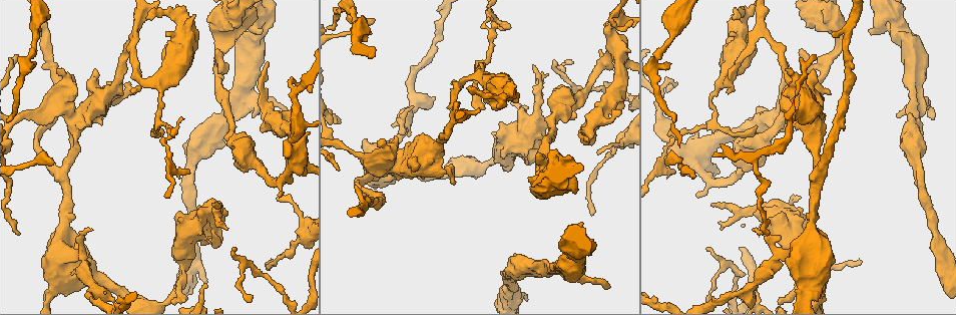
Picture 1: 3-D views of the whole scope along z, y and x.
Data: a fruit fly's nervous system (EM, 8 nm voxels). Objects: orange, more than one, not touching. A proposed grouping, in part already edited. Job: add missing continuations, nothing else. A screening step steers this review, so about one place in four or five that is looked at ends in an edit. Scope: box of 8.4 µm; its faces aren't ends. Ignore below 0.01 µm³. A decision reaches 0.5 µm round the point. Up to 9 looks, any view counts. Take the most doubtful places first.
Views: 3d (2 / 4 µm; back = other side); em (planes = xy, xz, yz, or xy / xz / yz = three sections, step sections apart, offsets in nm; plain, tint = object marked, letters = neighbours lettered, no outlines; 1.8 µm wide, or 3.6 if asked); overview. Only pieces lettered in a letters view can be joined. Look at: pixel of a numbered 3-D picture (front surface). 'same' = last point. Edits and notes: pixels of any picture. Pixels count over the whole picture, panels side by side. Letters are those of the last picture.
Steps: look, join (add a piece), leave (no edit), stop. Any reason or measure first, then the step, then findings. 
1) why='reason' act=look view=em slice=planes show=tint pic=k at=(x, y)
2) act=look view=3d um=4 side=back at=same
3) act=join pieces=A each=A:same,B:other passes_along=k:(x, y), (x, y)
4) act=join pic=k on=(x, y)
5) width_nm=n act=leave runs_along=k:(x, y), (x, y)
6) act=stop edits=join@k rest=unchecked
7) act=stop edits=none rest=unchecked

why='thick turns thin' act=look view=3d um=4 pic=1 at=(507, 94)

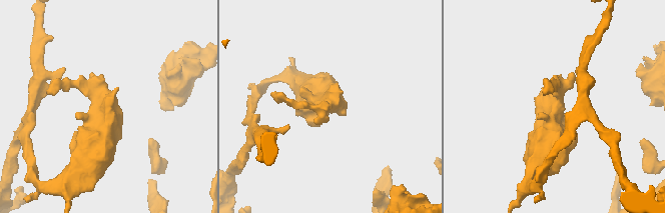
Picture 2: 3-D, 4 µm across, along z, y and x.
act=look view=em um=3.6 slice=planes show=letters pic=2 at=(330, 103)

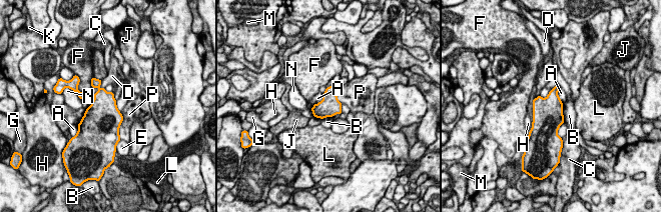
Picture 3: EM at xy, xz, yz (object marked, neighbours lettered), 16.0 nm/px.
width_nm=320 longest_contact=P:400nm act=leave each=A:other,B:other,C:other,D:other,E:other,F:other,G:other,H:other,J:other,K:other,L:other,M:other,N:other,P:other found='no lettered piece goes on from it'

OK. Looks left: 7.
why='branch stops here' act=look view=3d um=2 pic=1 at=(870, 28)

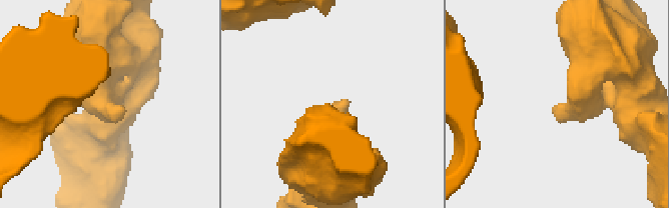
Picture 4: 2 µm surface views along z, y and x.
why='shape alone is not enough' act=look view=em slice=planes show=letters pic=4 at=(347, 104)

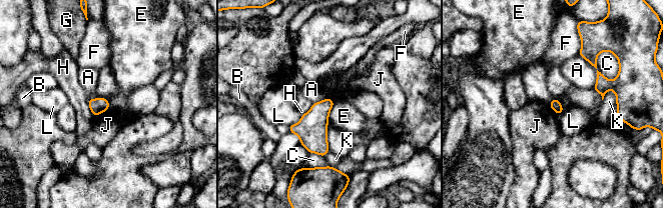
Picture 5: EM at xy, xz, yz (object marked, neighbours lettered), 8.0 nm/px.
act=leave each=A:other,B:other,C:other,E:other,F:other,G:other,H:other,J:other,K:other,L:other border=5:(335, 101), (327, 121) found='no lettered piece goes on from it'

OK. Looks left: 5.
why='branch point' act=look view=em slice=yz step=8 show=tint pic=1 at=(477, 67)

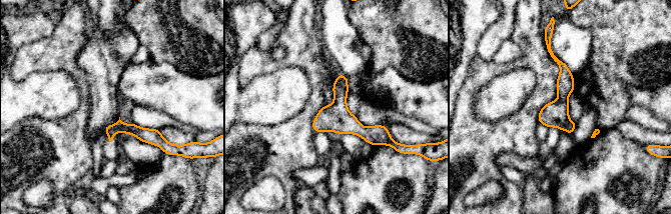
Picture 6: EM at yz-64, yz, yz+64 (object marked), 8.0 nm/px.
why='another direction' act=look view=em slice=xy step=16 show=letters at=same

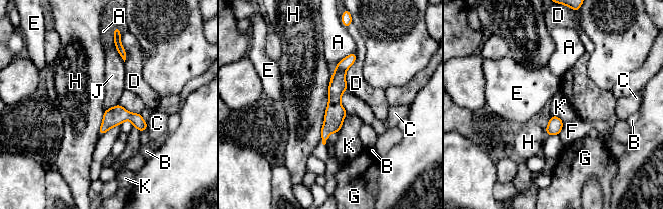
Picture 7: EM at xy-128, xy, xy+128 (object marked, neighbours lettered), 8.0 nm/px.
act=leave each=A:other,B:other,C:other,D:other,E:other,F:other,G:other,H:other,J:other,K:other border=7:(333, 72), (320, 138) found='none of them fits'

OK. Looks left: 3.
act=look view=3d um=2 pic=1 at=(296, 158)

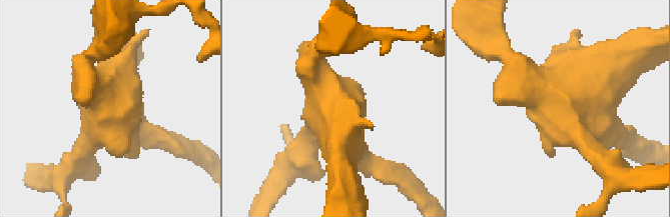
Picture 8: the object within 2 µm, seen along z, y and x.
act=look view=em slice=planes show=tint pic=8 at=(570, 107)

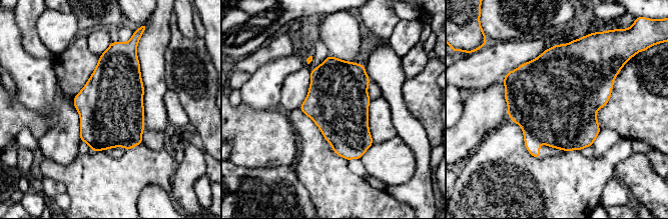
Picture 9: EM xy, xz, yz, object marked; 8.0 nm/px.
act=look view=em slice=planes show=letters at=same

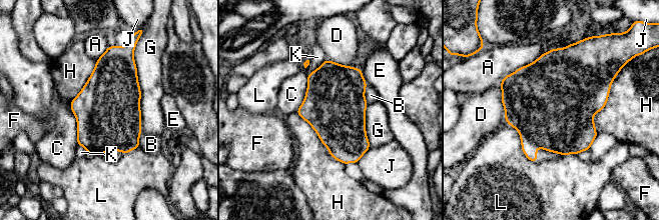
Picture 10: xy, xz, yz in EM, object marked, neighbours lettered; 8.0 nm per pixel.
arms=4 act=leave each=A:other,B:other,C:other,D:other,E:other,F:other,G:other,H:other,J:other,K:other,L:other border=10:(615, 76), (593, 117), (597, 134) found='no lettered piece goes on from it'

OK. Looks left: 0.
act=stop edits=none rest=unchecked

